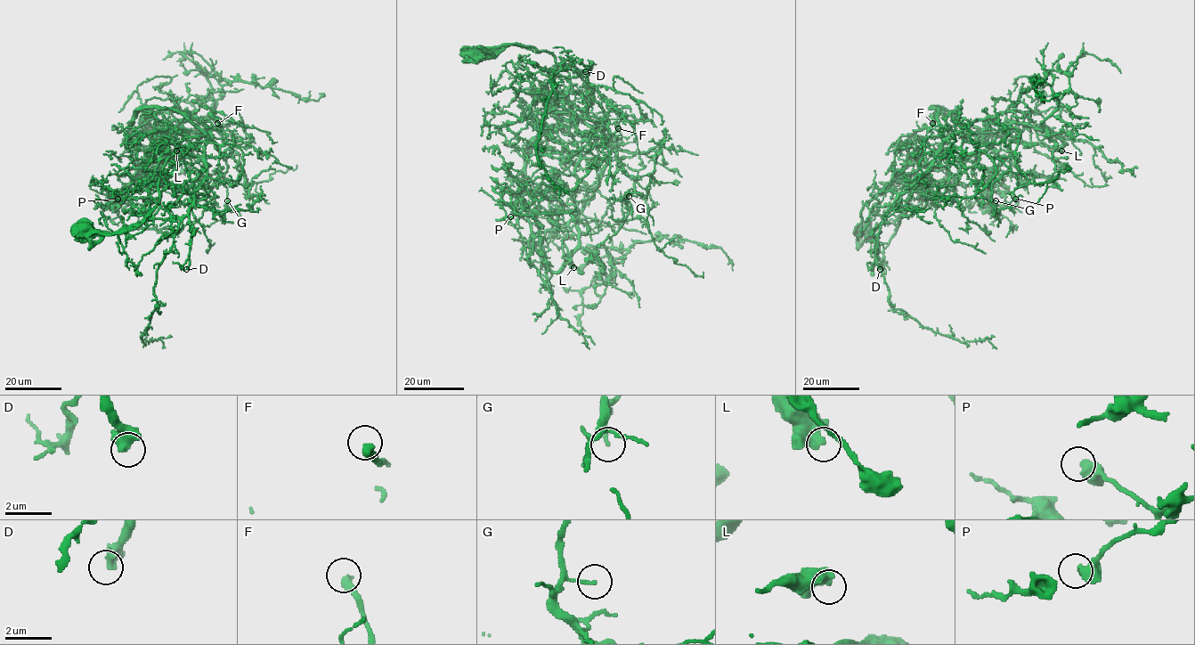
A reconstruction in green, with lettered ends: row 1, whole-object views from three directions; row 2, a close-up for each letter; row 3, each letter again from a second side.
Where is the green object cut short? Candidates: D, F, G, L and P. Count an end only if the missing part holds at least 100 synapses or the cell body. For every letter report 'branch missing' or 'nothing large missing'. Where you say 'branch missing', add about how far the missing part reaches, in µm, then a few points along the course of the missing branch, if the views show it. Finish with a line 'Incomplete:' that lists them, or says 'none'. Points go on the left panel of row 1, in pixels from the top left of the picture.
D: branch missing; about 60 µm are missing; missing branch runs (186, 269), (192, 306), (199, 319), (199, 326), (203, 330), (193, 330), (184, 315)
F: nothing large missing
G: nothing large missing
L: nothing large missing
P: nothing large missing
Incomplete: D

